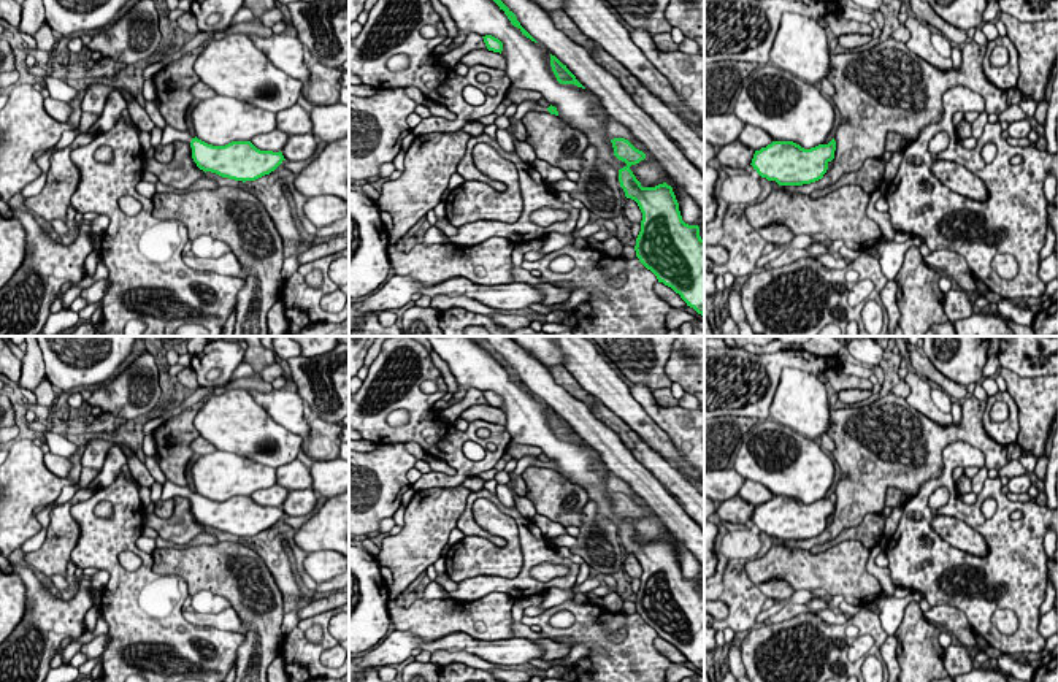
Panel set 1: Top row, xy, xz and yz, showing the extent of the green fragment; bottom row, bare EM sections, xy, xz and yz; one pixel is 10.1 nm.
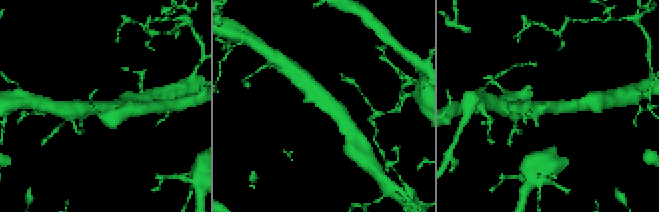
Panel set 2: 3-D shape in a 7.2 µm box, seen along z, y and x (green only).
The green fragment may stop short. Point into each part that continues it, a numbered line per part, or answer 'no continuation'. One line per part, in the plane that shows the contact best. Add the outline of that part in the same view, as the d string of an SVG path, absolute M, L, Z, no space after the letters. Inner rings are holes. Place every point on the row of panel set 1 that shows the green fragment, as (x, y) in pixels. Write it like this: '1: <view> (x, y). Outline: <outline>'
1: xy (168, 134). Outline: M167 125L162 130L162 141L160 141L160 144L171 144L174 141L190 143L192 136L190 136L189 132L176 130L176 128Z

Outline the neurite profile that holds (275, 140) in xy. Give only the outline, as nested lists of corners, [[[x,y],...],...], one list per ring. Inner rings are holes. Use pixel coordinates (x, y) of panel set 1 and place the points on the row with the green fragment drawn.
[[[273,130],[268,133],[257,135],[251,143],[260,151],[279,152],[286,146],[289,135],[281,130]]]

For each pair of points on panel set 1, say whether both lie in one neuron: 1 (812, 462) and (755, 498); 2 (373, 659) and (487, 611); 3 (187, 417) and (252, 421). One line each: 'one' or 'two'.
1: two
2: two
3: two

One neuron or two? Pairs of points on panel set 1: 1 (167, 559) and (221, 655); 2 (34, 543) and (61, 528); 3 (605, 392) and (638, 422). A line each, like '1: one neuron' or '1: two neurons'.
1: two neurons
2: two neurons
3: one neuron

